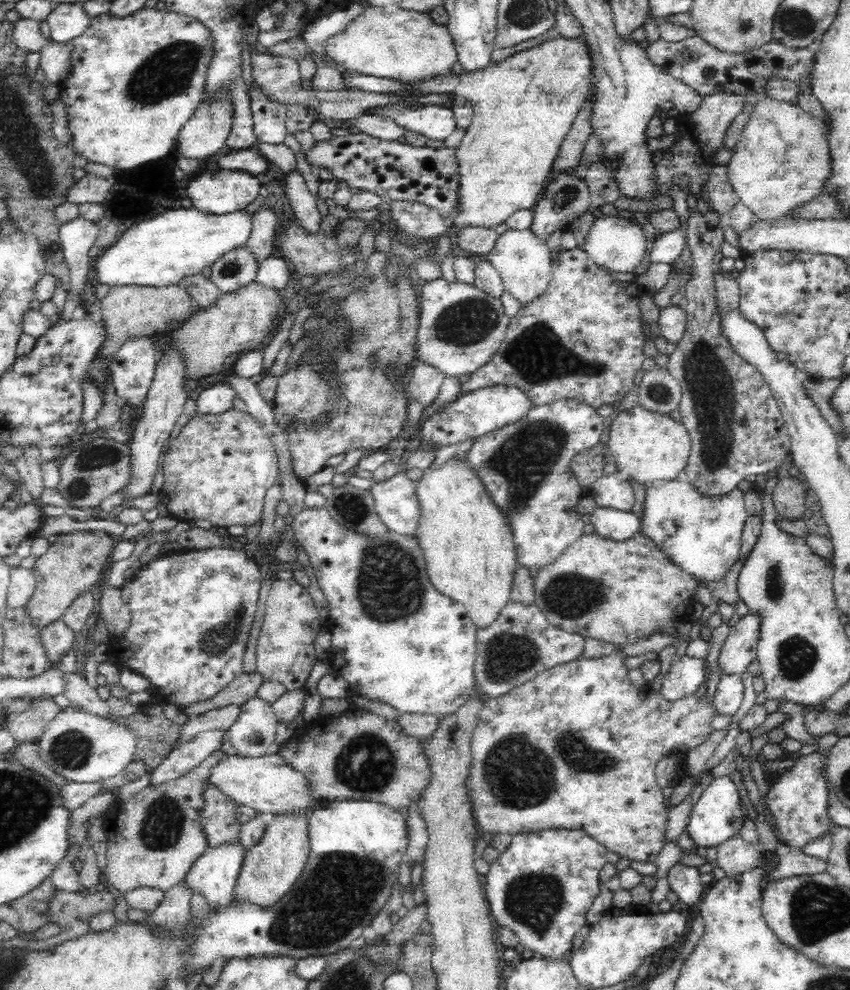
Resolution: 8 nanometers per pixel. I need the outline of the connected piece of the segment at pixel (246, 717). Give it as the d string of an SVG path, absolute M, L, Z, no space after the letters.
M254 696L240 706L240 714L226 734L238 758L264 758L274 752L278 724L272 704Z

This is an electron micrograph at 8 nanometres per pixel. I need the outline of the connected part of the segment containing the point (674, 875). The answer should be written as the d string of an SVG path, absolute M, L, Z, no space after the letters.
M678 862L668 870L670 890L676 892L678 900L686 906L694 906L696 902L702 900L704 882L706 882L706 878L694 866L686 866L686 864Z

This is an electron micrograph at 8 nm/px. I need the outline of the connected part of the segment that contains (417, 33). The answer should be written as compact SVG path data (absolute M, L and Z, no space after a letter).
M380 6L364 8L346 30L330 36L326 42L326 52L334 62L350 72L398 82L418 82L440 74L450 74L452 66L458 62L448 28L434 24L430 14L398 8L384 10Z

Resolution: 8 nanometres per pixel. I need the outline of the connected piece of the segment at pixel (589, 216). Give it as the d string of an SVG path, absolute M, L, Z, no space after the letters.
M602 162L590 166L586 170L586 178L584 180L588 184L588 190L590 190L590 196L592 196L592 204L590 204L590 210L584 212L578 220L574 220L570 224L570 228L568 228L568 230L574 232L580 250L582 250L582 244L584 244L592 224L596 222L596 216L592 212L598 210L600 206L614 204L618 198L622 198L620 186L618 186L618 182L614 182L614 174L610 170L606 170L606 166Z

